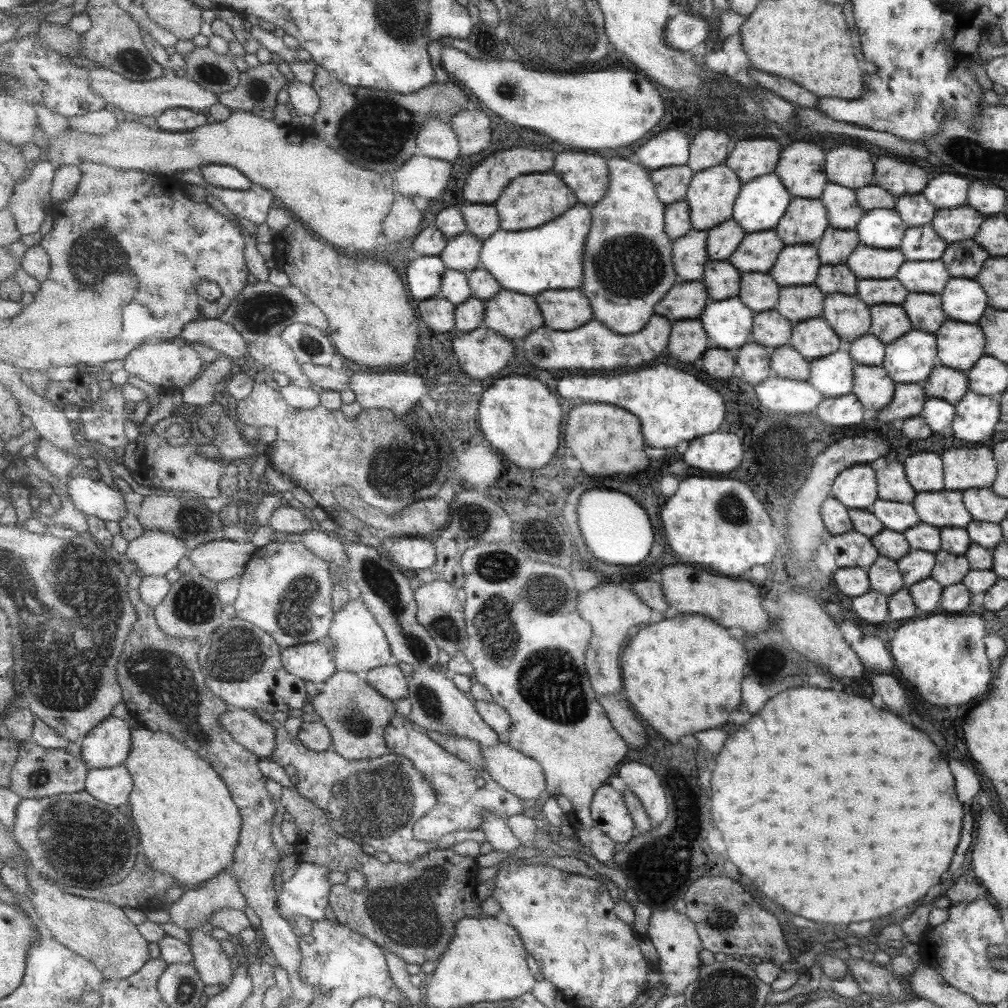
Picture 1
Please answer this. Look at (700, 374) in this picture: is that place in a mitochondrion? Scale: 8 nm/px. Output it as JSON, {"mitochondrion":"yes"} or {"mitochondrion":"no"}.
{"mitochondrion":"no"}

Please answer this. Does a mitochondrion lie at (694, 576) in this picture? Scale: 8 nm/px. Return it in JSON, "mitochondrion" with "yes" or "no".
{"mitochondrion":"no"}

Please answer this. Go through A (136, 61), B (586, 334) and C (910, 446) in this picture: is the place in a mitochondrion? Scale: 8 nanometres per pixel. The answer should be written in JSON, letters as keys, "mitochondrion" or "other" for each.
{"A":"mitochondrion","B":"other","C":"other"}

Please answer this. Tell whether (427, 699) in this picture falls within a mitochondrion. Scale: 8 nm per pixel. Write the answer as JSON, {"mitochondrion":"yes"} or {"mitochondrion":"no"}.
{"mitochondrion":"yes"}

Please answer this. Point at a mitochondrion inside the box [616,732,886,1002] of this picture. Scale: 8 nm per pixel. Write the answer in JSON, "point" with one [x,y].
{"point":[718,921]}

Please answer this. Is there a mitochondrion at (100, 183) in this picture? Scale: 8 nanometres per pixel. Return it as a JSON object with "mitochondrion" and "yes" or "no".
{"mitochondrion":"no"}

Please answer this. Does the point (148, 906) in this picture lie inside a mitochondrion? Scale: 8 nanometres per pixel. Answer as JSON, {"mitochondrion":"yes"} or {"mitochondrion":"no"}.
{"mitochondrion":"no"}

